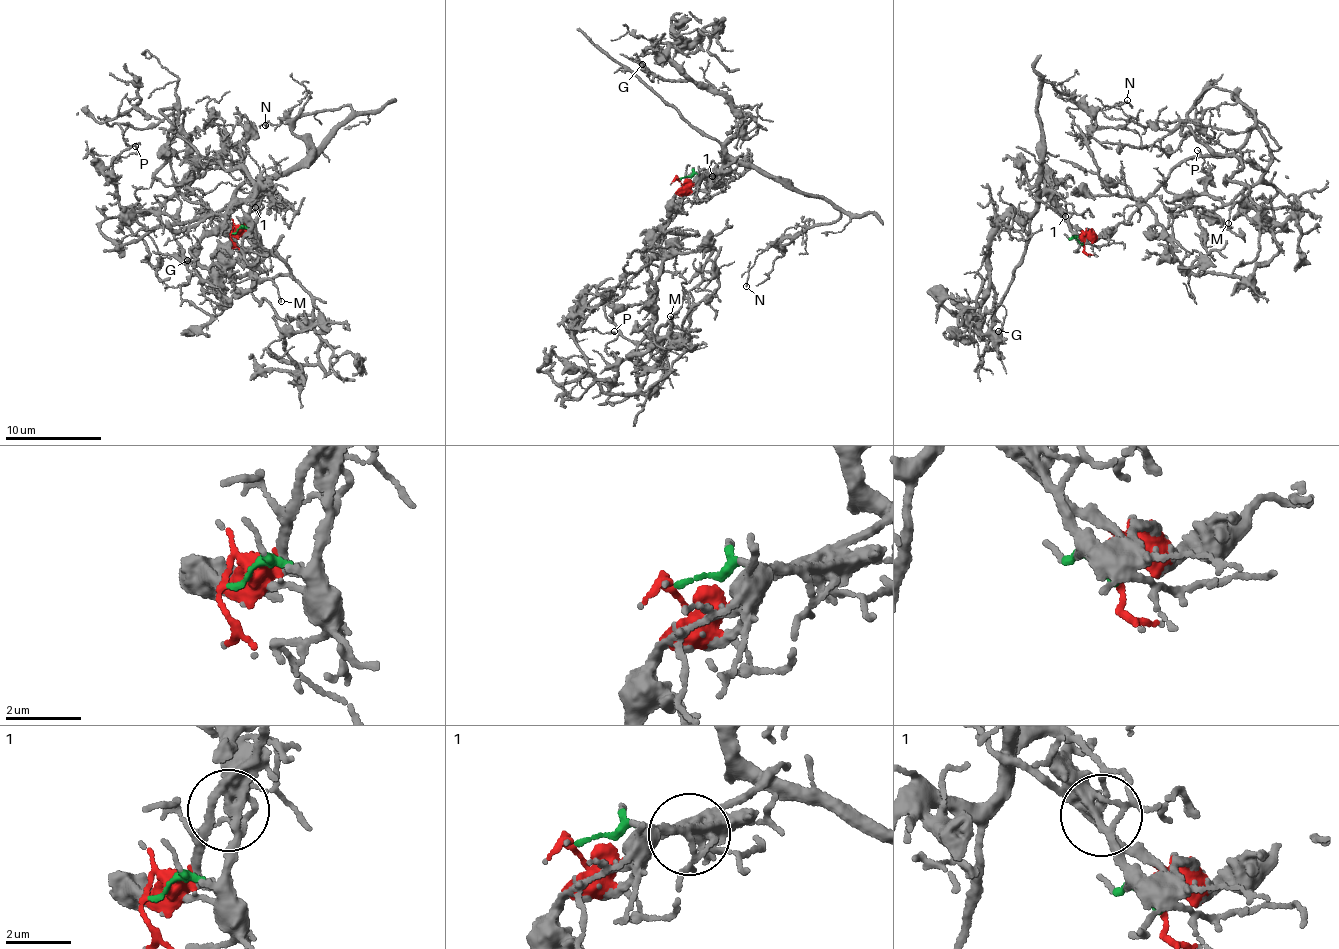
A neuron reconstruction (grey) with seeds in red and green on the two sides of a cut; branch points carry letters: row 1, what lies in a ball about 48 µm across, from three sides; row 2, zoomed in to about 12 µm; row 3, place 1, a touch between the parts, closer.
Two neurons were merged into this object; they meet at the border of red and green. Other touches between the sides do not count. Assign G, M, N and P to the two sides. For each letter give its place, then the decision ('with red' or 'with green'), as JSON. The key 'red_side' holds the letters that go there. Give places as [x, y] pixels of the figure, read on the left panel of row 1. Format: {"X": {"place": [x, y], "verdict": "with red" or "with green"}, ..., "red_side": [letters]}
{"G": {"place": [187, 260], "verdict": "with green"}, "M": {"place": [281, 301], "verdict": "with red"}, "N": {"place": [265, 125], "verdict": "with green"}, "P": {"place": [135, 146], "verdict": "with red"}, "red_side": ["M", "P"]}

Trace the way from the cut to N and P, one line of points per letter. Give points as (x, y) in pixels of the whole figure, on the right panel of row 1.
N: (1082, 245), (1051, 190), (1035, 196), (1039, 84), (1096, 111), (1128, 100)
P: (1082, 245), (1128, 222), (1176, 165), (1230, 154), (1256, 129), (1271, 159), (1222, 203), (1198, 149)

